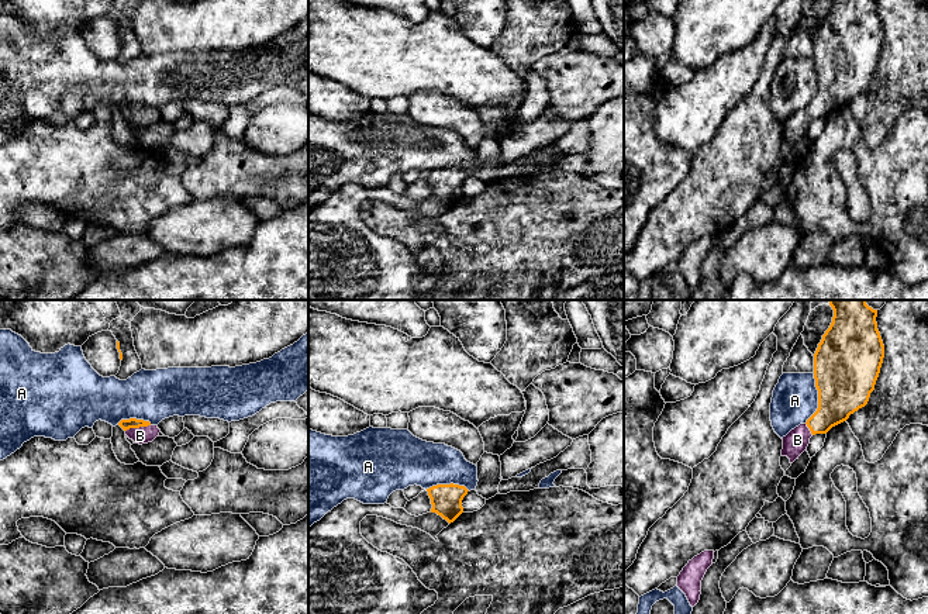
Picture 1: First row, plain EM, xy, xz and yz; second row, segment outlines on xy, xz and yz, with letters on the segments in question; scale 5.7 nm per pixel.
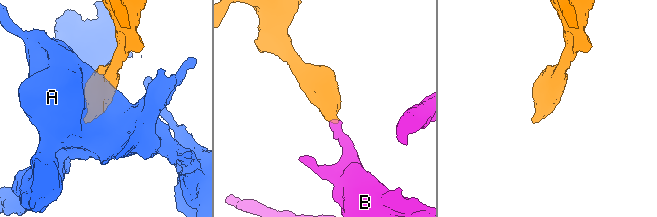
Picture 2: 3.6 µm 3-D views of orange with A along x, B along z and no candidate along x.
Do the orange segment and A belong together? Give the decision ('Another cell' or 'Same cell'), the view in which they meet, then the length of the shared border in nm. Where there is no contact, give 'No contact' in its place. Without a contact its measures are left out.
Another cell. Touches orange in yz. Shared border 300 nm

